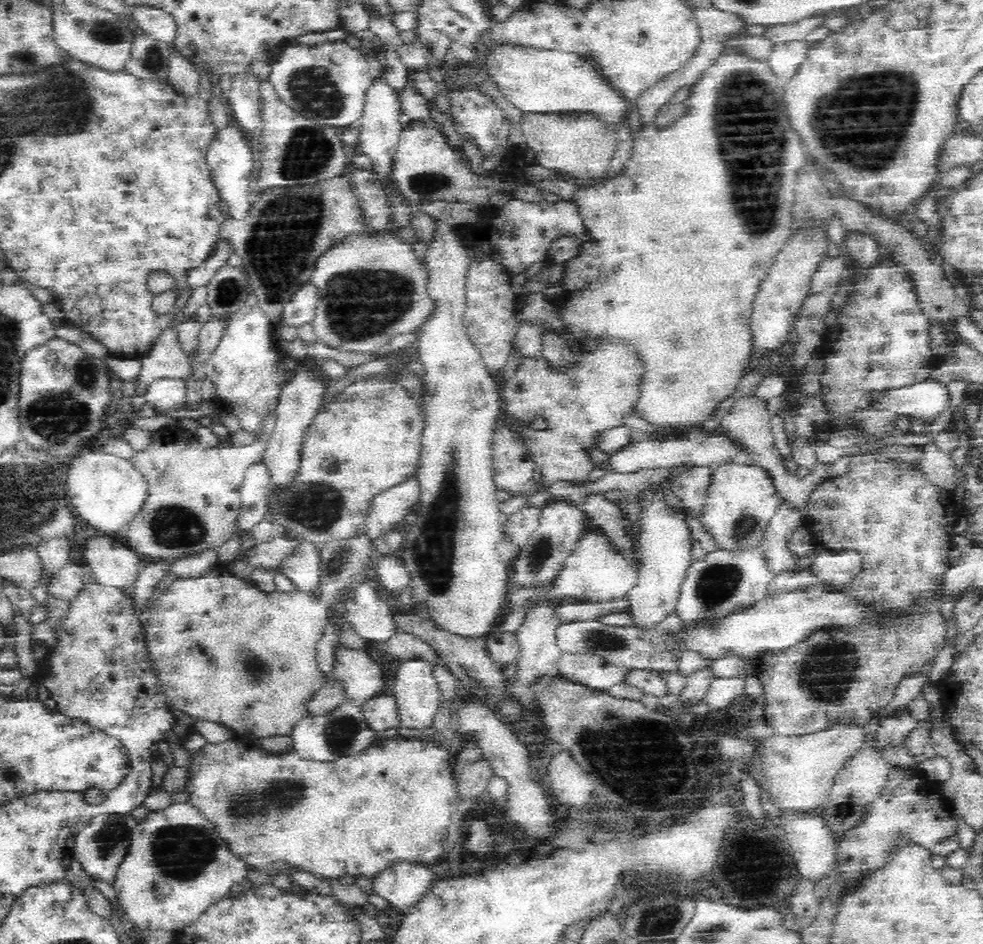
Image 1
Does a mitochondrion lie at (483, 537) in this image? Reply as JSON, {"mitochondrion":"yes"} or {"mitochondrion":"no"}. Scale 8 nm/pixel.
{"mitochondrion":"no"}

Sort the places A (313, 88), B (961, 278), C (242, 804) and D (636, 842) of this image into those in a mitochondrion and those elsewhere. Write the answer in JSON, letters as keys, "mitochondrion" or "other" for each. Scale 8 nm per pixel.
{"A":"mitochondrion","B":"other","C":"mitochondrion","D":"other"}

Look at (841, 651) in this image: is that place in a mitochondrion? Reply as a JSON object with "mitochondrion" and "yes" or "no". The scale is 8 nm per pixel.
{"mitochondrion":"yes"}

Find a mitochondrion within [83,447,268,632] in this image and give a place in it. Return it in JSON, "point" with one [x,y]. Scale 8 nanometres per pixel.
{"point":[174,527]}

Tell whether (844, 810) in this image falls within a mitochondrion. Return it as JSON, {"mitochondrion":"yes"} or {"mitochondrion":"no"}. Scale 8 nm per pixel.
{"mitochondrion":"yes"}

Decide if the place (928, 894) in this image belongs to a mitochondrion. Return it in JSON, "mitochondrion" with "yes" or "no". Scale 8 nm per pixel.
{"mitochondrion":"no"}

